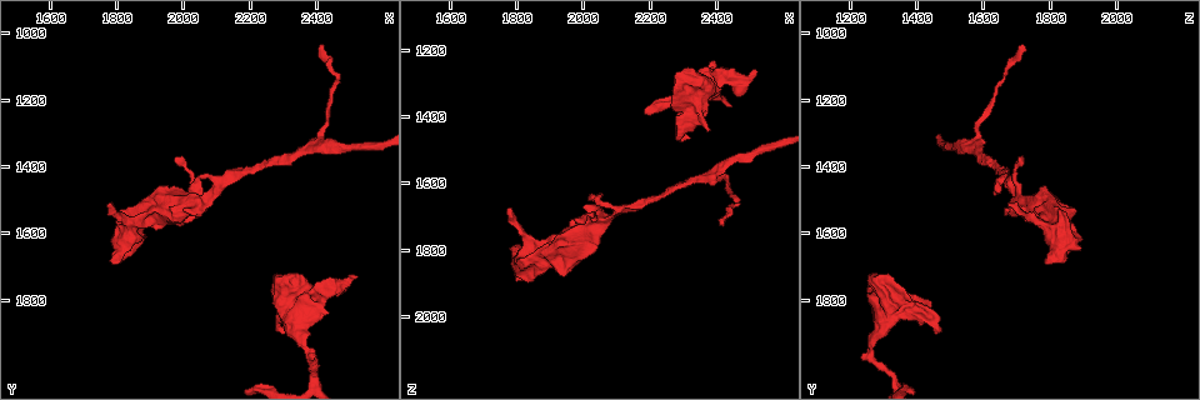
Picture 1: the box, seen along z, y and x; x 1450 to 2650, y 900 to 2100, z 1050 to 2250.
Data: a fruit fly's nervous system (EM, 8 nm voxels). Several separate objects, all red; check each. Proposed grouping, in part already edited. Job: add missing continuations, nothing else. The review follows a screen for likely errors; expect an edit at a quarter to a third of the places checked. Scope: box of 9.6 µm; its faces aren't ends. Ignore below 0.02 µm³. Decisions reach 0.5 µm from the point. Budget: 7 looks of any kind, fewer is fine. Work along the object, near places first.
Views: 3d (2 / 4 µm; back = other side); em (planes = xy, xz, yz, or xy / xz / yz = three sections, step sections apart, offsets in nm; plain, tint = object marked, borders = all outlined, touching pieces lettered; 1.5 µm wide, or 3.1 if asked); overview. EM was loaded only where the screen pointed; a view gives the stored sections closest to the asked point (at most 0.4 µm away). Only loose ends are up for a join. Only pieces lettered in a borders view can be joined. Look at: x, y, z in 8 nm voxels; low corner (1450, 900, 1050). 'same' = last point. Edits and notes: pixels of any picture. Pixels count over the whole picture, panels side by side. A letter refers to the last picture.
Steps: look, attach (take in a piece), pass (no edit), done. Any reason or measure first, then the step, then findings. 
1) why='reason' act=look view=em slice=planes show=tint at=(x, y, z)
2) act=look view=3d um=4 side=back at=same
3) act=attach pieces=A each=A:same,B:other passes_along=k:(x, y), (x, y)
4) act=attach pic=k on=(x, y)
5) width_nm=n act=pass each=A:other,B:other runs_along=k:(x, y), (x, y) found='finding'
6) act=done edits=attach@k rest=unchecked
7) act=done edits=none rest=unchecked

why='thick end' act=look view=em slice=xy step=4 show=borders at=(2510, 1740, 1270)

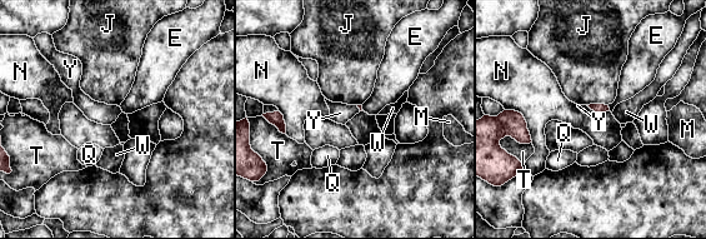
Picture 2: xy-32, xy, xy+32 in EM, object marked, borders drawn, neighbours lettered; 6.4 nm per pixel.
longest_contact=N:260nm act=pass each=E:other,J:other,M:other,N:other,Q:other,T:other,W:other,Y:other border=2:(509, 109), (522, 115), (532, 142) found='none of them fits'

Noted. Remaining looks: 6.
why='branch stops here' act=look view=3d um=4 at=(2370, 1820, 1440)

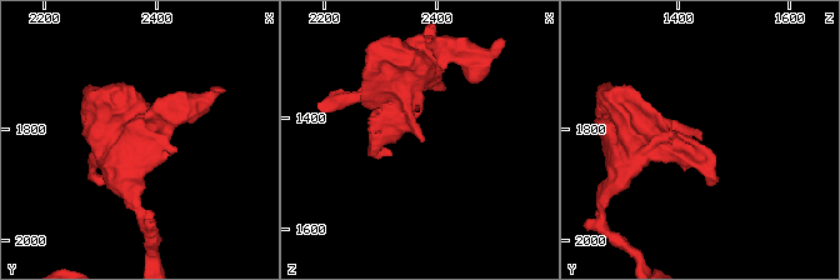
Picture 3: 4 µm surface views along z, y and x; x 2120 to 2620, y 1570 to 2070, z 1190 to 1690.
why='need the tissue' act=look view=em slice=planes show=borders at=(2375, 1825, 1440)

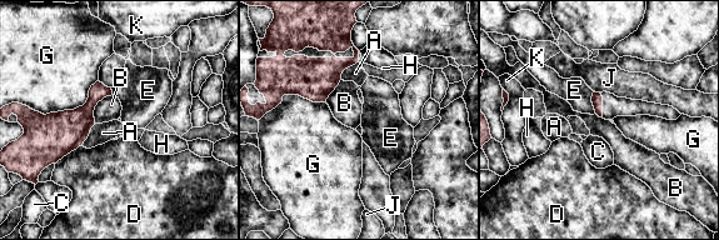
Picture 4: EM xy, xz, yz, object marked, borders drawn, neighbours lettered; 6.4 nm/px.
act=pass each=A:other,B:other,C:other,D:other,E:other,G:other,H:other,J:other,K:other found='no lettered piece goes on from it'

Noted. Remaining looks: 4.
why='tapers out' act=look view=em slice=xy step=8 show=borders at=(2050, 1490, 1640)

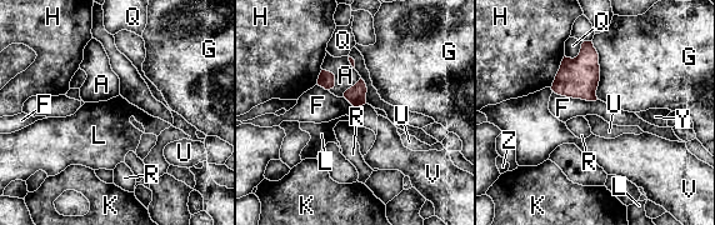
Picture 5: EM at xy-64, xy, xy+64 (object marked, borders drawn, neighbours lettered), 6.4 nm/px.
why='another direction' act=look view=em slice=yz step=8 show=borders at=same

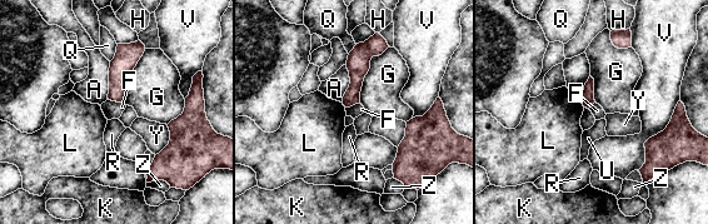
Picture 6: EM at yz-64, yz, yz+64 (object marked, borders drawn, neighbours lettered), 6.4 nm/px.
act=pass each=A:other,F:other,G:other,H:other,K:other,L:other,Q:other,R:other,U:other,V:other,Y:other,Z:other border=6:(108, 98), (123, 103) found='no lettered piece goes on from it'

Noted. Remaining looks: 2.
act=done edits=none rest=unchecked

